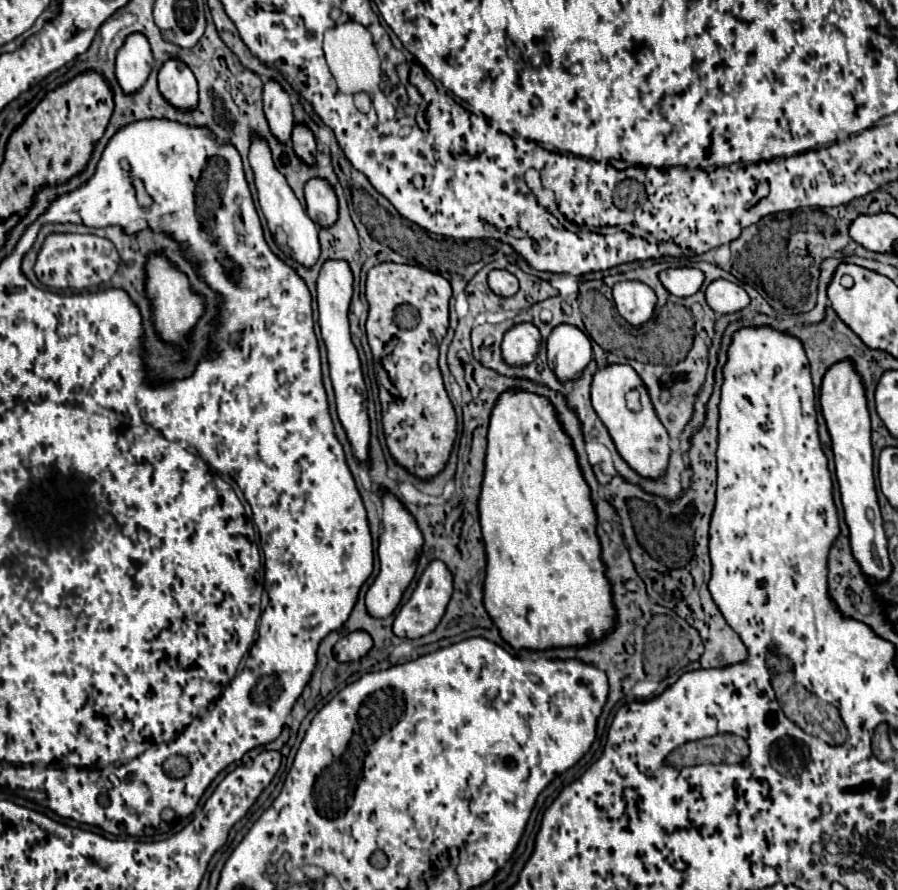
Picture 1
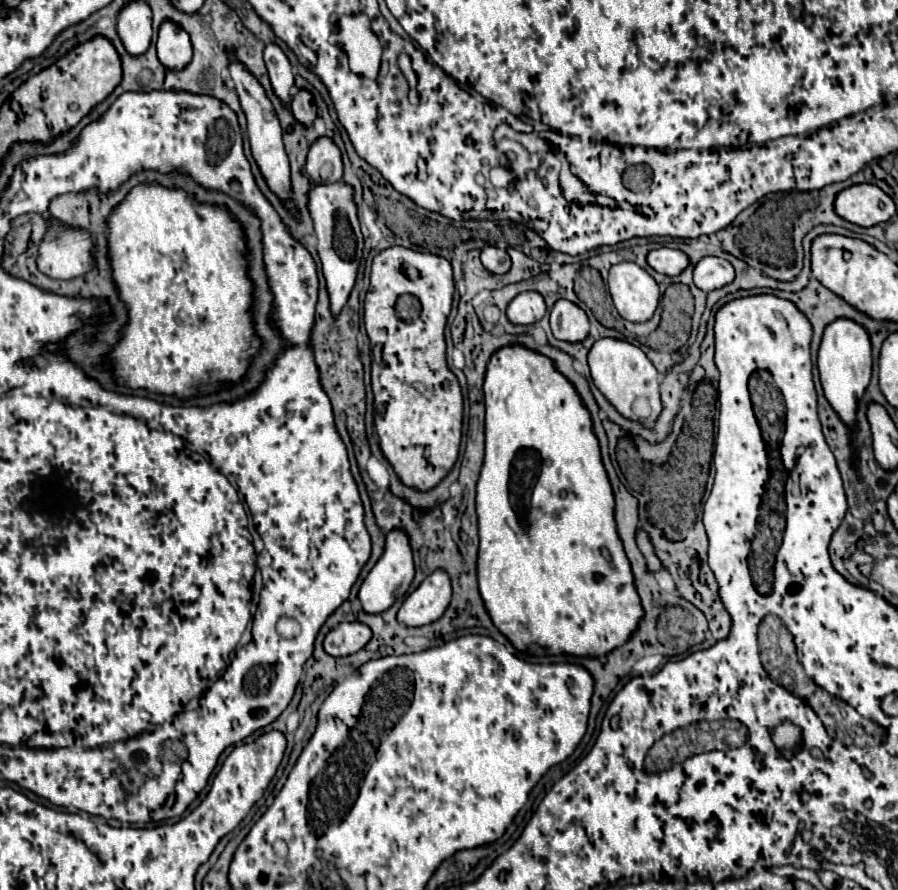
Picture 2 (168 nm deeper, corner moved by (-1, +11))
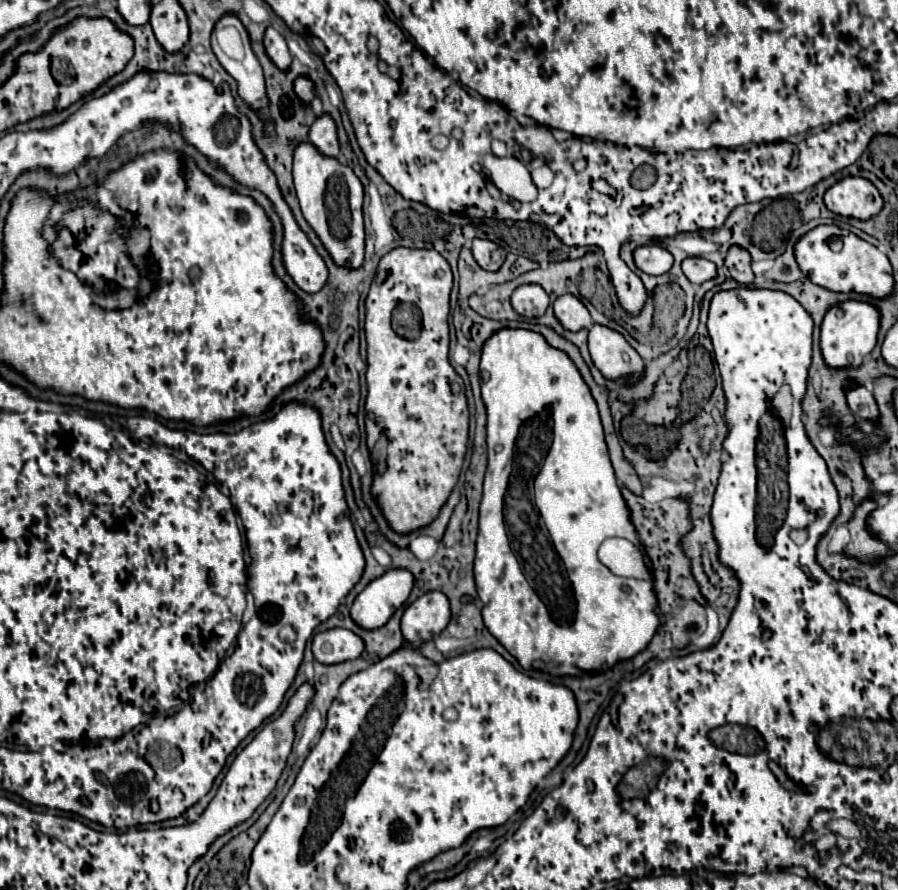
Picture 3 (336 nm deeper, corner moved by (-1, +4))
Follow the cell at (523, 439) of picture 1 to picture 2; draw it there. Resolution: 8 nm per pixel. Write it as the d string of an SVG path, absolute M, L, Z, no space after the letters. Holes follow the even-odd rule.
M521 344L503 346L493 352L487 364L483 390L485 390L487 416L485 416L485 462L483 462L483 470L481 470L479 484L477 484L477 516L479 516L477 574L479 574L479 592L485 602L485 608L493 624L497 626L497 630L503 636L507 636L509 642L519 652L527 652L531 646L541 646L541 648L547 648L551 654L571 654L577 658L581 656L601 658L609 654L611 650L623 646L631 638L631 634L637 630L643 618L643 606L637 594L631 564L623 550L623 542L617 534L615 496L613 496L613 488L611 488L611 482L607 478L607 472L601 460L601 448L599 448L599 440L593 430L591 414L585 408L575 386L555 368L553 360Z

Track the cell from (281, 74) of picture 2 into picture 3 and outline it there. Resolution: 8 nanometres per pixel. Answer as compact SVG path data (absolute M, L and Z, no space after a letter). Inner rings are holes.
M269 27L265 31L263 45L265 45L265 51L267 51L269 59L275 63L275 67L281 69L281 71L287 71L289 65L291 65L291 55L289 55L289 49L287 49L287 43L285 43L283 35L279 31L275 31L273 27Z

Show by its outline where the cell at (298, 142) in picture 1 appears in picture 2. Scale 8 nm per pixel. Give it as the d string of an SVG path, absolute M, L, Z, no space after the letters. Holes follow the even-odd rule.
M299 90L291 100L291 112L297 120L301 120L301 124L313 124L313 120L317 118L317 110L311 92Z

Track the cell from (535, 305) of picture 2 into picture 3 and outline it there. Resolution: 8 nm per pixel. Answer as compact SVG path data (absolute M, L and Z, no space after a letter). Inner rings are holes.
M521 285L511 295L511 305L521 317L537 319L549 307L549 297L539 285Z

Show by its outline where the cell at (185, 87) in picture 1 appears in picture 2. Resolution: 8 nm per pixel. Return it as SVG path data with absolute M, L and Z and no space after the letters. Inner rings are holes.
M165 20L159 28L157 54L167 68L185 68L193 56L189 34L177 22Z

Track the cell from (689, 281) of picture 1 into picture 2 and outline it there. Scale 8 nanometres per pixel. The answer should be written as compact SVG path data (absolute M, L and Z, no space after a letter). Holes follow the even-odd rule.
M663 246L663 248L651 250L647 254L647 264L651 264L651 268L657 270L659 274L677 276L683 272L683 268L689 266L689 260L681 250L673 250L673 248Z

